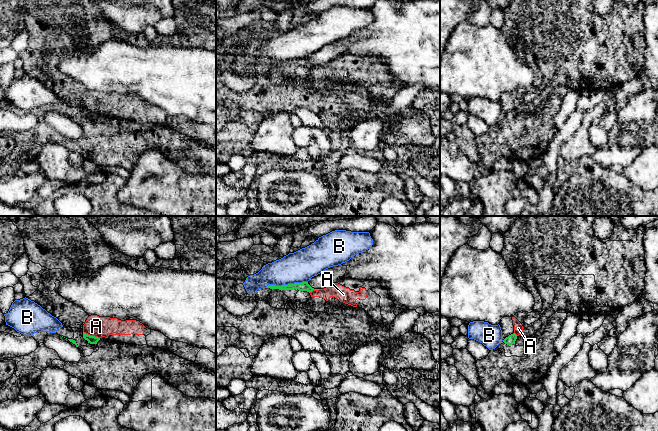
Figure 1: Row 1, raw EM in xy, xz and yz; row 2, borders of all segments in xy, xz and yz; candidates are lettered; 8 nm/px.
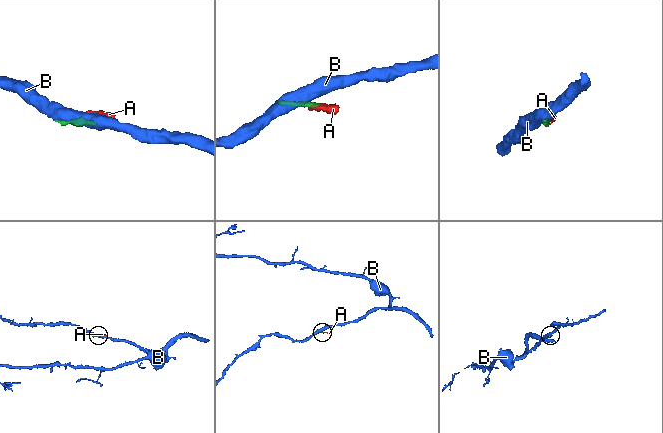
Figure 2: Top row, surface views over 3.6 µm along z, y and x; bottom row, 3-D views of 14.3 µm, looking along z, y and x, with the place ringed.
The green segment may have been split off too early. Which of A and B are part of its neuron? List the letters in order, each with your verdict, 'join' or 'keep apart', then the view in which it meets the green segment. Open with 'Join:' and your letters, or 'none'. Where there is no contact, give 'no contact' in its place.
Join: none
A: keep apart | xy
B: keep apart | xz

